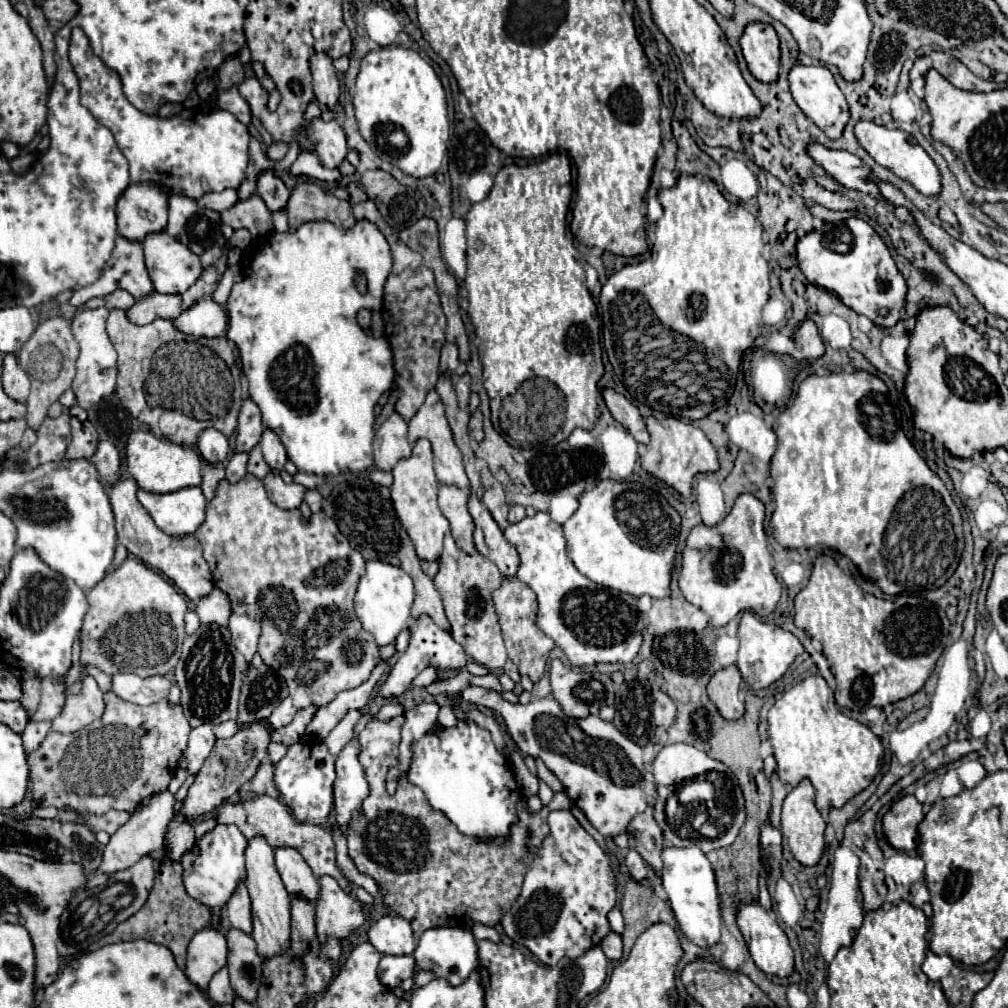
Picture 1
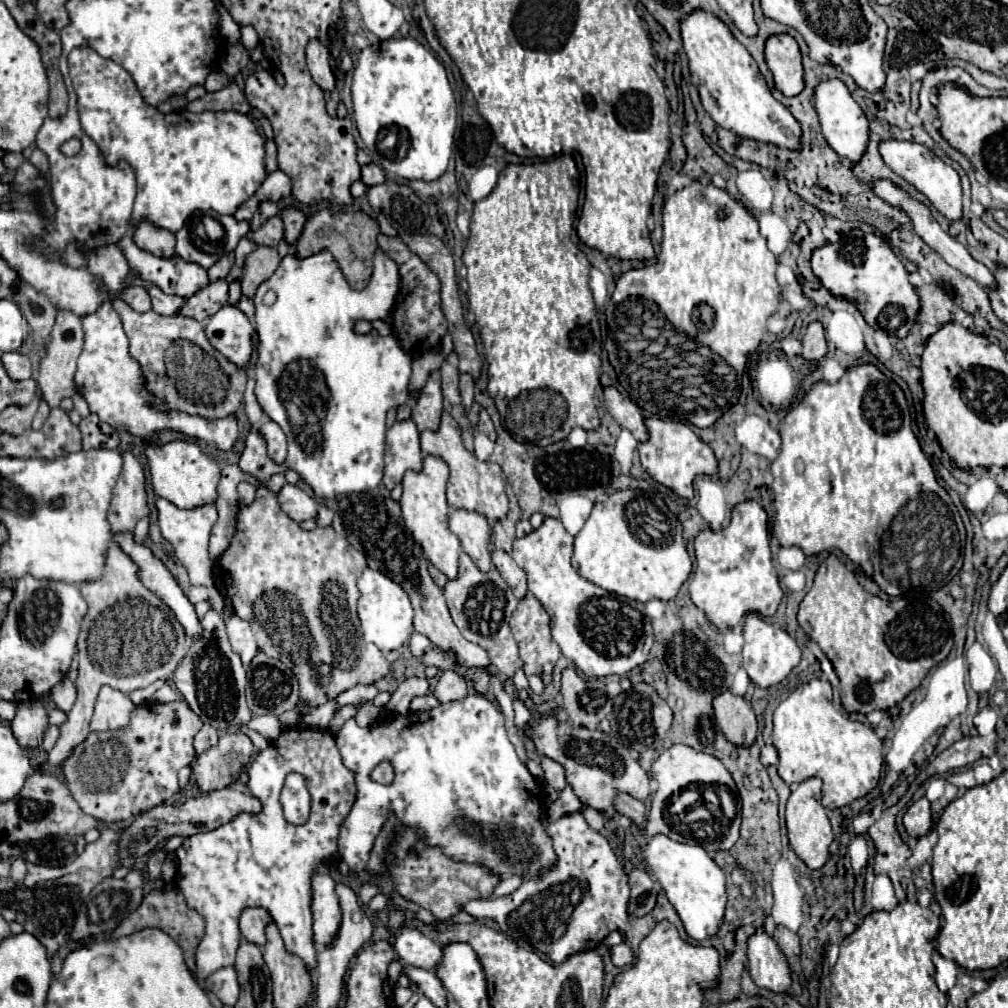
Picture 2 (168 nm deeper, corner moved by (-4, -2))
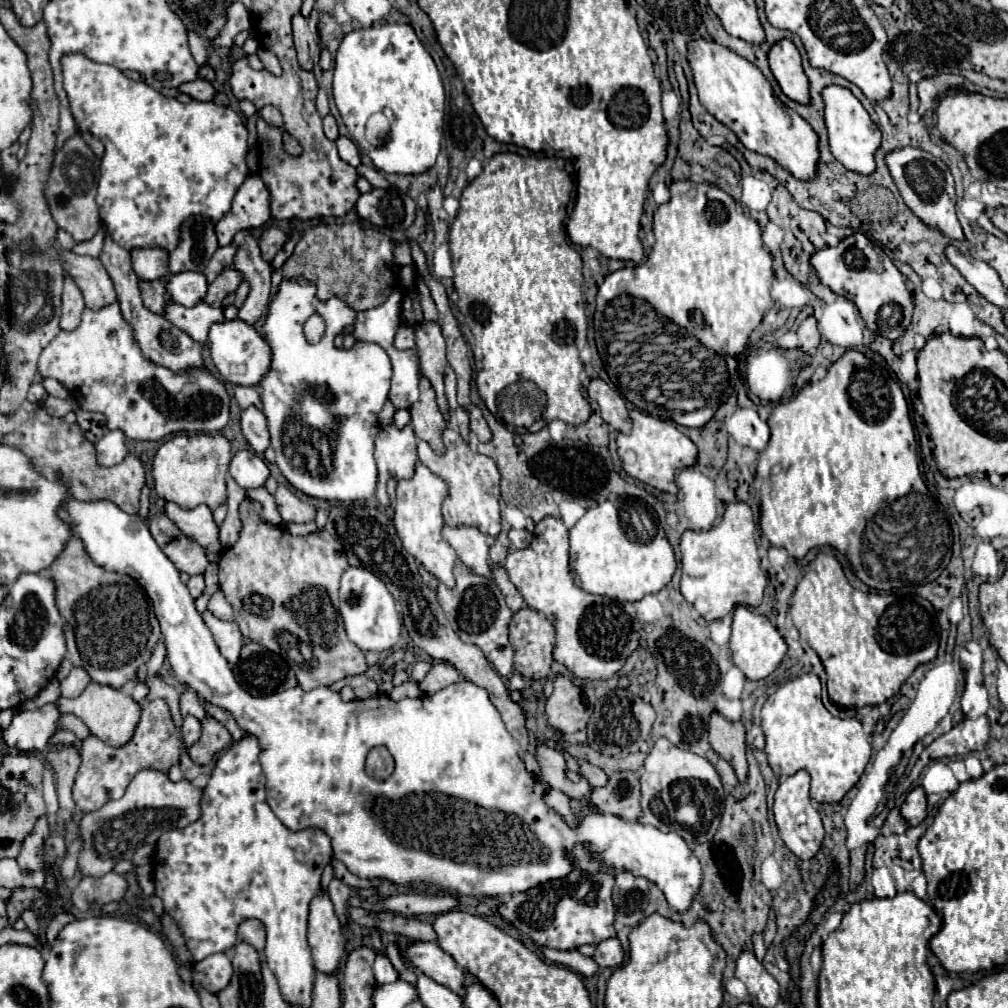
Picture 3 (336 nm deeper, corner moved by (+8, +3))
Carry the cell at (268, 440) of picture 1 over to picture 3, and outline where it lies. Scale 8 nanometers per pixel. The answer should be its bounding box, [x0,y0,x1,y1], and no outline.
[240,405,270,455]

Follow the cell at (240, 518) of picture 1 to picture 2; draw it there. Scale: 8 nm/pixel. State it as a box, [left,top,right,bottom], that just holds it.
[222,486,390,704]

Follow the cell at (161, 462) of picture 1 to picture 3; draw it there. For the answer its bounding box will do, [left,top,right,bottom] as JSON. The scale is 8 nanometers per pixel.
[154,435,232,509]

